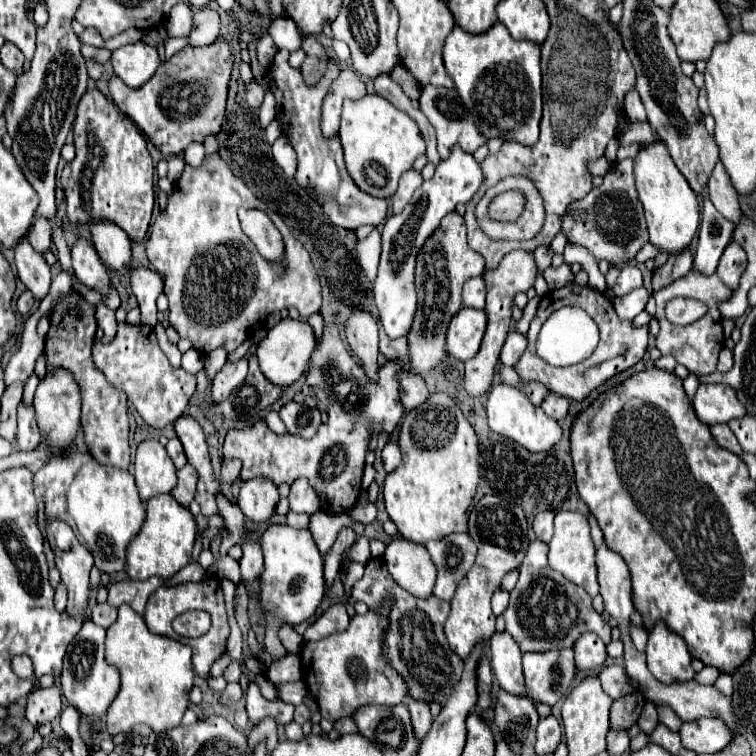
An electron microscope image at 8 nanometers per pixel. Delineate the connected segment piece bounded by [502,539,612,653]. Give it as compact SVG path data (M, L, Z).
M538 539L530 543L526 557L520 565L520 579L510 593L510 605L502 613L506 621L506 631L510 631L510 635L516 639L524 653L570 649L584 633L596 633L608 645L612 641L610 627L602 621L600 613L594 611L588 593L582 587L568 583L556 571L552 571L546 561L546 555L548 555L546 543Z

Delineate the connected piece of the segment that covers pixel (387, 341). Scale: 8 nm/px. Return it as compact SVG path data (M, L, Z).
M380 331L380 351L390 359L402 359L402 363L410 361L406 339L390 339L384 331Z

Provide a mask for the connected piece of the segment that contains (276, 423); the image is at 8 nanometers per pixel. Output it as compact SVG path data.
M270 411L267 416L265 417L265 421L268 425L268 427L274 431L278 435L283 435L287 433L287 429L282 423L281 419L279 418L279 415L277 412Z

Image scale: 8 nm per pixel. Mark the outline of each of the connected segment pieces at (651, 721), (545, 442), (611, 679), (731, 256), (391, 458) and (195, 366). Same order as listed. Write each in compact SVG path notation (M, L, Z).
M648 703L646 709L642 711L642 715L638 719L638 725L642 727L644 733L650 733L650 731L656 729L656 725L658 725L658 711L656 711L656 707L652 703Z
M508 385L492 387L492 391L488 393L486 411L488 411L488 425L494 433L520 443L524 449L528 449L532 453L552 451L552 447L556 447L556 443L562 437L560 425L554 419L550 419L540 407L534 407L528 401L528 397L524 393L520 393L516 387L508 387Z
M620 665L604 667L598 677L600 677L600 681L602 681L604 691L606 691L610 697L614 697L614 699L626 697L626 695L630 695L630 693L636 691L636 689L630 685L630 677L626 675L624 667L620 667Z
M730 241L720 257L716 275L720 275L722 283L734 291L740 285L740 275L744 275L746 261L748 261L748 257L744 255L744 249L738 243Z
M386 445L382 451L382 463L386 473L392 473L400 465L400 449L398 445Z
M190 349L182 355L181 367L195 375L204 367L204 356L195 349Z

